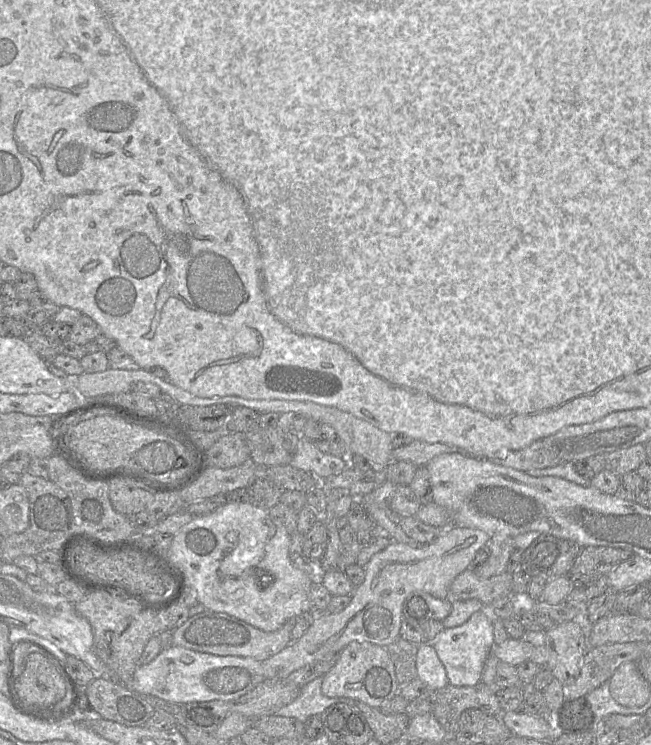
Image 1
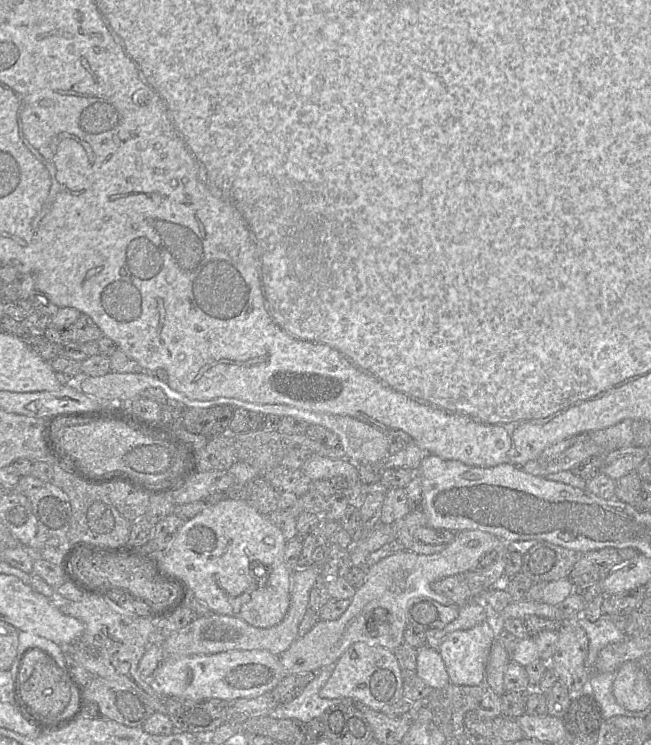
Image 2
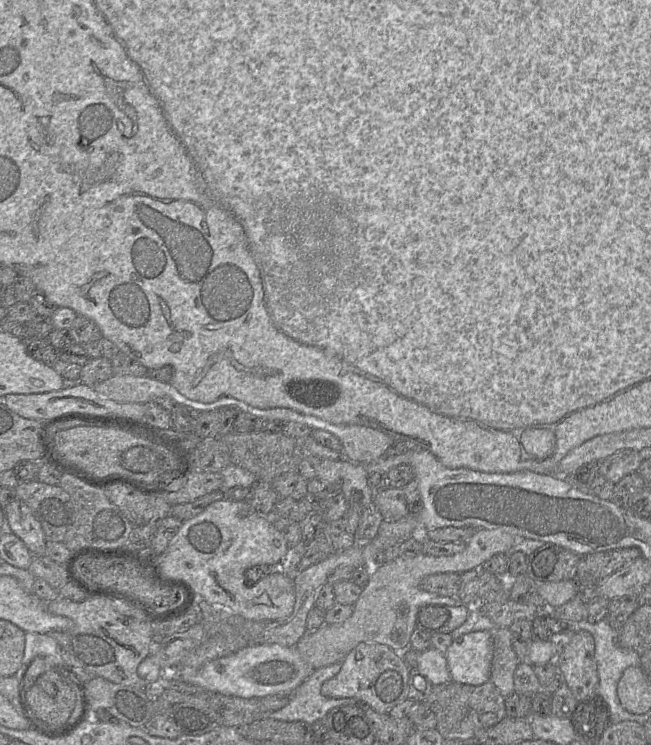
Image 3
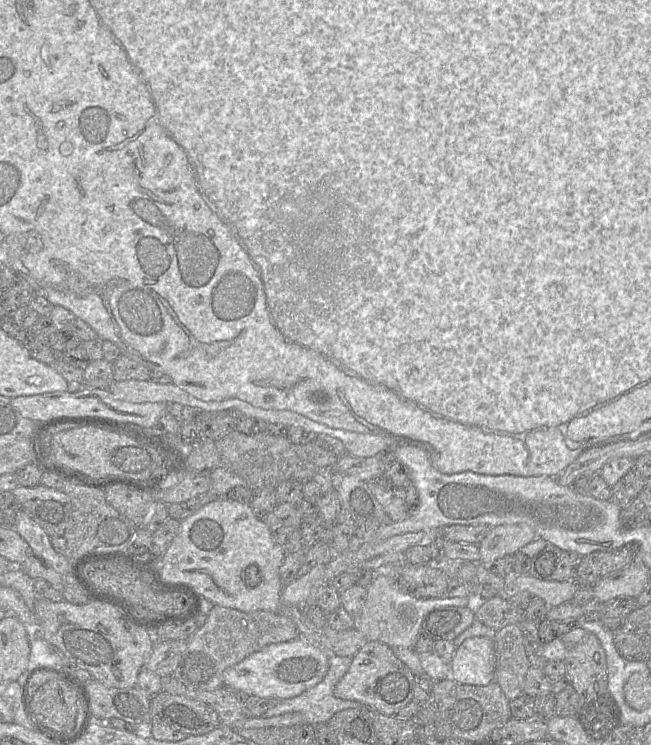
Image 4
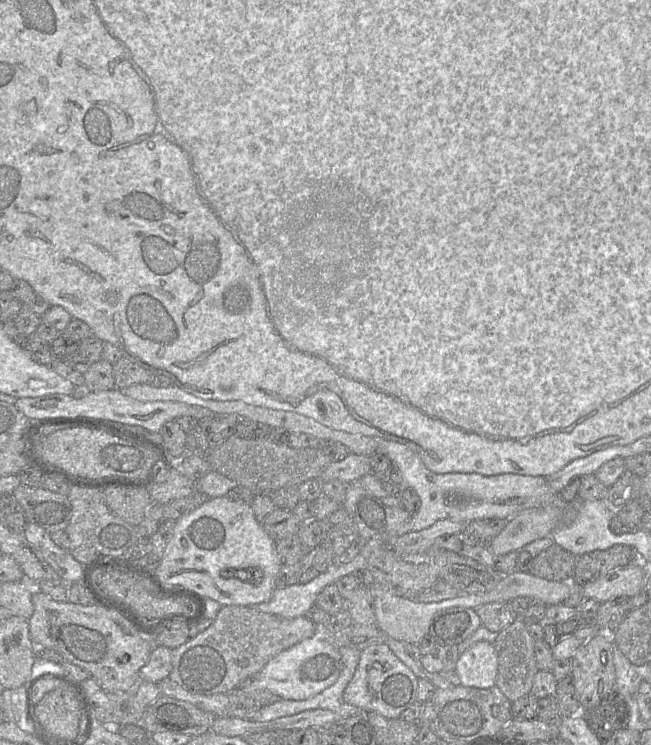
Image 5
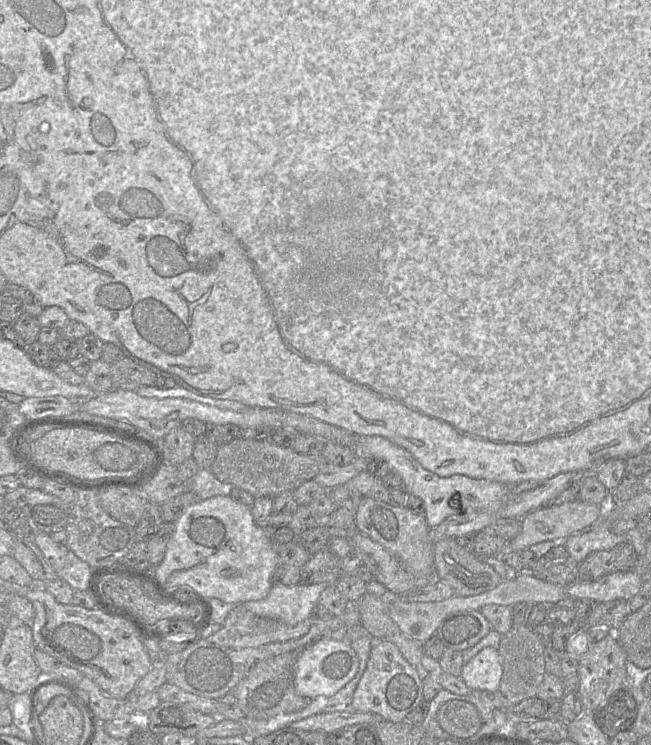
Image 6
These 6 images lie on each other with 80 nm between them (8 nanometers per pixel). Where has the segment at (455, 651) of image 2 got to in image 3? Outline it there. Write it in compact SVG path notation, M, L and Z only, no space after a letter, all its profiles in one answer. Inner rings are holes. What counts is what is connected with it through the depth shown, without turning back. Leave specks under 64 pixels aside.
M475 631L454 639L444 655L452 681L473 686L484 684L490 678L492 632Z

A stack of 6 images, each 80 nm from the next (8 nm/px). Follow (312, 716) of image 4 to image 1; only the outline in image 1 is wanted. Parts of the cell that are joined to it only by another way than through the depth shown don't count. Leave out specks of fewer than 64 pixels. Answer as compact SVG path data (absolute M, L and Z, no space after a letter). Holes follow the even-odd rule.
M318 677L301 688L298 697L279 709L275 715L295 718L304 723L310 716L320 715L329 706L343 703L353 706L354 701L345 697L327 697L322 694L323 677Z

